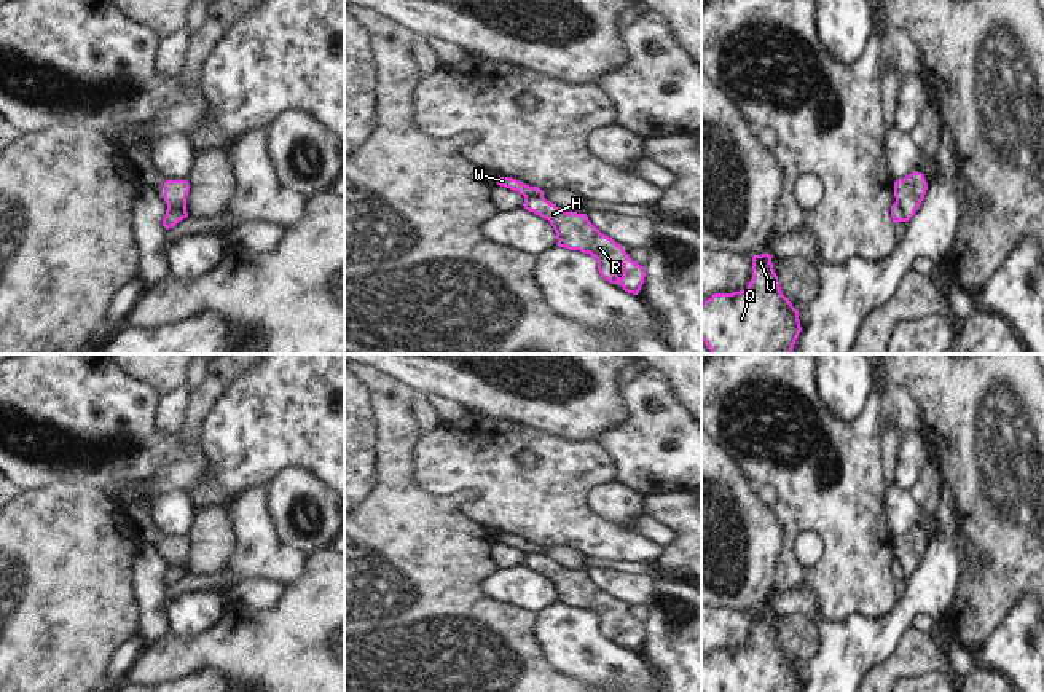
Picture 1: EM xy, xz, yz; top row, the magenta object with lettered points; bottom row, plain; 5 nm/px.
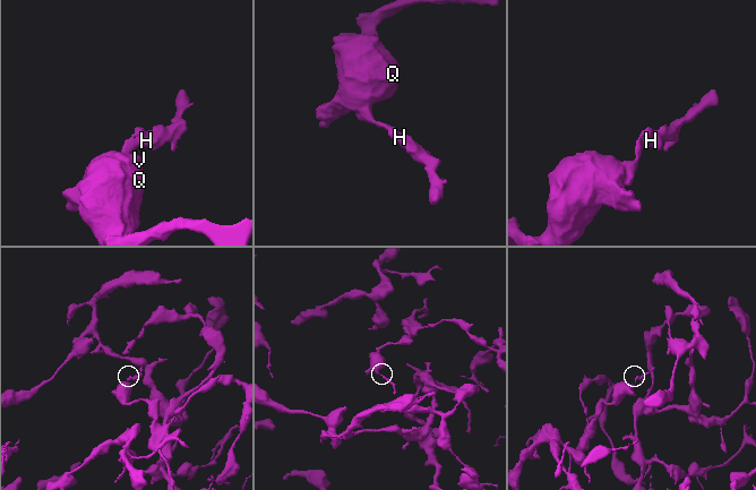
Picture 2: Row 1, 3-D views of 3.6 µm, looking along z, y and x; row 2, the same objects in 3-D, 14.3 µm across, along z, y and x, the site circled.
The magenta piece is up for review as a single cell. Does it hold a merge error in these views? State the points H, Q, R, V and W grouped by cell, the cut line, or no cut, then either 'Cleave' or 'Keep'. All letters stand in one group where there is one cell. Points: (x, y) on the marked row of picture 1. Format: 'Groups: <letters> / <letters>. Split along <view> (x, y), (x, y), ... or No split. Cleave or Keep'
Groups: H R / Q V W. Split along yz (896, 200), (904, 220). Cleave

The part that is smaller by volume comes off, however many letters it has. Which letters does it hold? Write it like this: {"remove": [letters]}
{"remove": ["H", "R"]}

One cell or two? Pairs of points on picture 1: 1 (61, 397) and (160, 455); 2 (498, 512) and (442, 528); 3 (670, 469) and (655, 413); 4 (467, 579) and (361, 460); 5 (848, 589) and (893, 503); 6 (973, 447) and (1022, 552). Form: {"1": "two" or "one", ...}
{"1": "one", "2": "two", "3": "one", "4": "two", "5": "two", "6": "one"}

